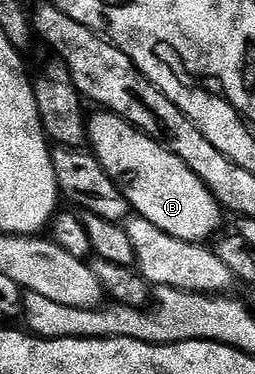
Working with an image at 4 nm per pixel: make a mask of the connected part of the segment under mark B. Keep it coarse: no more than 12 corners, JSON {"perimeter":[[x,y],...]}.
{"perimeter":[[99,110],[90,151],[128,205],[210,241],[225,212],[173,154]]}

